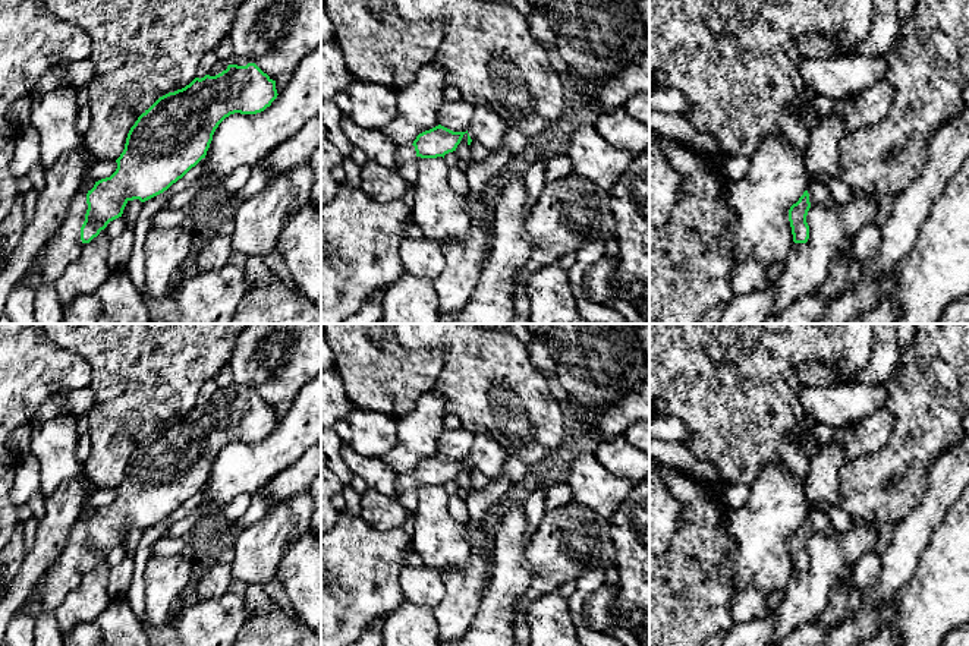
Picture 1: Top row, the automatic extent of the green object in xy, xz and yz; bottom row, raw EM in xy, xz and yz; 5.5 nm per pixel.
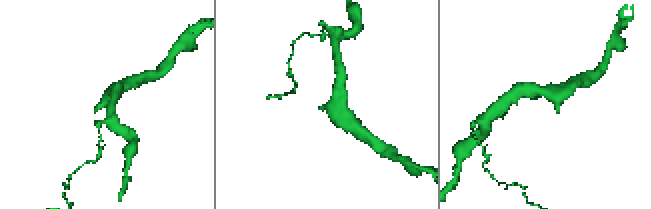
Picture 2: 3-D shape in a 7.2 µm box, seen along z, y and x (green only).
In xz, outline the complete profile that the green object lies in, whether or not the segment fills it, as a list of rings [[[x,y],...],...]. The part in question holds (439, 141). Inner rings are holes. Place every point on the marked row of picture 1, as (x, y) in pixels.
[[[441,125],[416,136],[412,145],[397,145],[396,173],[409,183],[418,179],[416,158],[437,158],[456,151],[466,132],[453,132]]]

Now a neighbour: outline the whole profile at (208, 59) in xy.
[[[208,51],[202,56],[196,72],[195,72],[195,78],[204,78],[205,75],[210,73],[211,67],[218,62],[217,54],[214,51]]]

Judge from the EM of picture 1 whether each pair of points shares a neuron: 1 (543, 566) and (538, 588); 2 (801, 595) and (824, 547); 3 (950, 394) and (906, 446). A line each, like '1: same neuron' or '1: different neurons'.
1: same neuron
2: same neuron
3: same neuron

